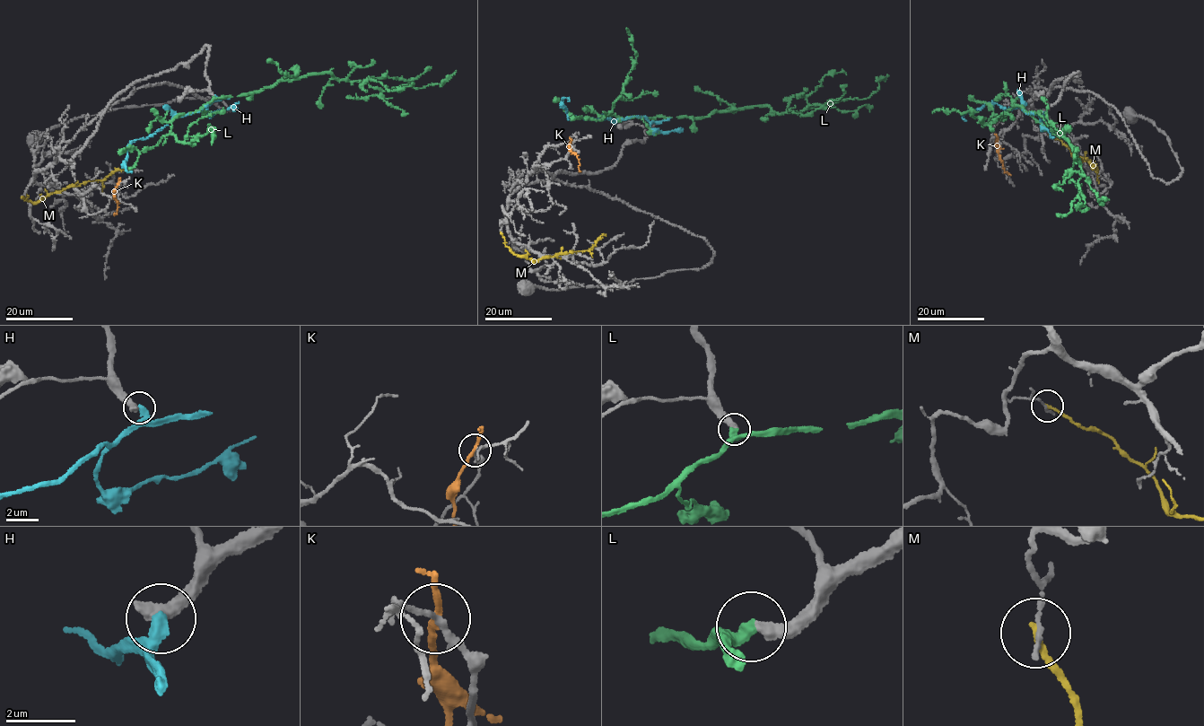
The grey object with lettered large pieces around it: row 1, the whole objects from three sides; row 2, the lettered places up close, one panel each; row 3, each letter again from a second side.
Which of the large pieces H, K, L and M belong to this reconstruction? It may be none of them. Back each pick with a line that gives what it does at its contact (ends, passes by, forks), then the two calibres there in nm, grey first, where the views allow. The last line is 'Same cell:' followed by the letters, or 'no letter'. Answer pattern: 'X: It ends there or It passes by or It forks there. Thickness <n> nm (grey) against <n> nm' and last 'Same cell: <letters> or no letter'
L: It passes by. Thickness 360 nm (grey) against 280 nm
Same cell: L

